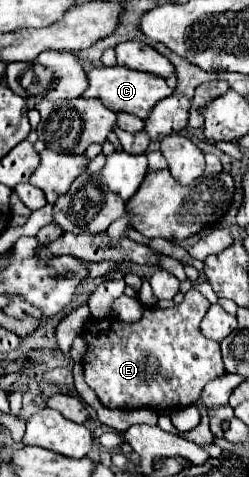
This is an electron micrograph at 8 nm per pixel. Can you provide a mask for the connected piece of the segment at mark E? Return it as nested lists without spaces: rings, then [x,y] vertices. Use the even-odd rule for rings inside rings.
[[[191,289],[181,305],[173,309],[145,309],[143,319],[125,325],[113,317],[89,321],[83,329],[87,353],[83,357],[85,381],[109,409],[153,409],[177,411],[193,405],[201,389],[225,373],[219,343],[207,339],[199,323],[209,301]]]

